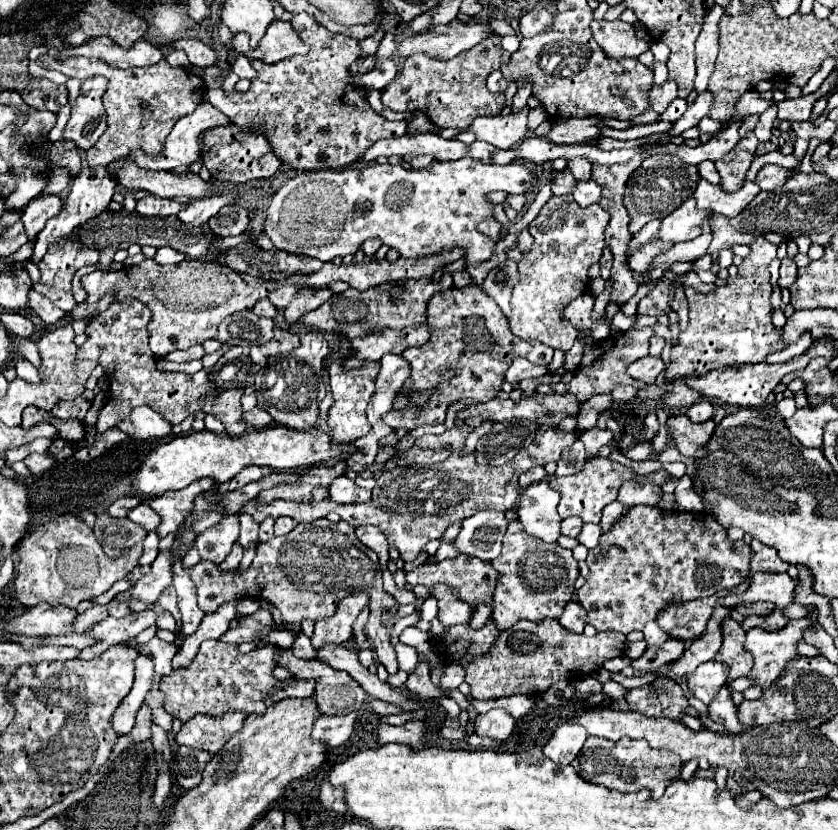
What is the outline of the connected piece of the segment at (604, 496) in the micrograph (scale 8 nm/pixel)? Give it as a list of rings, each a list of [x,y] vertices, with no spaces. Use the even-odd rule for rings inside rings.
[[[592,457],[586,461],[584,469],[580,473],[574,473],[570,477],[550,477],[550,483],[552,487],[560,493],[560,505],[558,505],[558,513],[562,519],[570,517],[570,515],[576,515],[580,517],[584,523],[598,523],[600,521],[600,513],[604,509],[604,505],[612,503],[616,497],[618,497],[618,489],[624,481],[628,479],[638,479],[640,483],[656,483],[656,485],[662,485],[666,479],[670,477],[668,471],[660,469],[656,473],[650,473],[646,477],[640,477],[636,475],[632,469],[616,463],[616,461],[610,461],[606,457]]]

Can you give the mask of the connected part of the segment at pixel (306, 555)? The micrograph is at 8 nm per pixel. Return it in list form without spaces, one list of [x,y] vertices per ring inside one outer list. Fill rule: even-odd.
[[[318,519],[314,523],[298,523],[298,527],[292,529],[292,533],[288,533],[286,537],[272,537],[268,543],[260,543],[256,549],[256,557],[252,561],[252,565],[248,567],[246,573],[220,573],[218,567],[214,563],[208,561],[200,561],[198,565],[194,565],[192,569],[188,569],[192,581],[196,583],[198,589],[198,605],[202,607],[202,611],[212,613],[216,611],[222,603],[232,601],[238,595],[246,595],[246,597],[254,597],[254,599],[264,599],[274,603],[280,613],[282,619],[288,625],[300,623],[302,619],[326,619],[328,615],[332,615],[332,611],[336,611],[336,603],[340,603],[340,599],[344,599],[346,595],[352,593],[368,593],[370,595],[370,617],[366,623],[366,635],[370,637],[372,645],[374,645],[374,653],[376,653],[376,661],[382,663],[388,673],[396,673],[398,671],[398,661],[396,661],[396,651],[392,647],[392,627],[384,625],[382,615],[396,615],[398,613],[398,601],[394,597],[390,597],[384,589],[382,589],[382,569],[378,563],[378,555],[372,553],[368,547],[364,547],[354,533],[354,527],[350,527],[346,521],[338,521],[338,523],[330,523],[328,519]]]

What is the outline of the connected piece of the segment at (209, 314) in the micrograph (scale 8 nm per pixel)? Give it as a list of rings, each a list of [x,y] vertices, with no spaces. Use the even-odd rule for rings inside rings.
[[[146,259],[140,265],[134,267],[122,267],[120,271],[92,271],[88,275],[84,275],[82,279],[82,287],[86,291],[86,301],[76,303],[74,311],[70,313],[72,319],[84,319],[84,317],[92,317],[96,311],[104,311],[110,303],[122,299],[122,297],[134,297],[138,301],[142,301],[150,311],[152,311],[152,321],[148,327],[150,333],[150,349],[156,357],[164,357],[170,351],[176,349],[190,349],[192,345],[204,343],[206,339],[214,339],[218,333],[218,325],[226,315],[232,315],[236,311],[242,309],[252,309],[254,301],[264,299],[270,291],[276,289],[276,285],[268,283],[262,285],[258,289],[248,287],[234,271],[220,267],[218,263],[212,261],[182,261],[180,265],[158,265],[154,259]]]

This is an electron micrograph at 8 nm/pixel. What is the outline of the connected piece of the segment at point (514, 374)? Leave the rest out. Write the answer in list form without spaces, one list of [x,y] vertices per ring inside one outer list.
[[[516,359],[512,363],[512,367],[506,371],[506,381],[518,383],[522,379],[534,379],[534,377],[542,377],[546,373],[548,373],[548,367],[536,367],[528,359]]]

